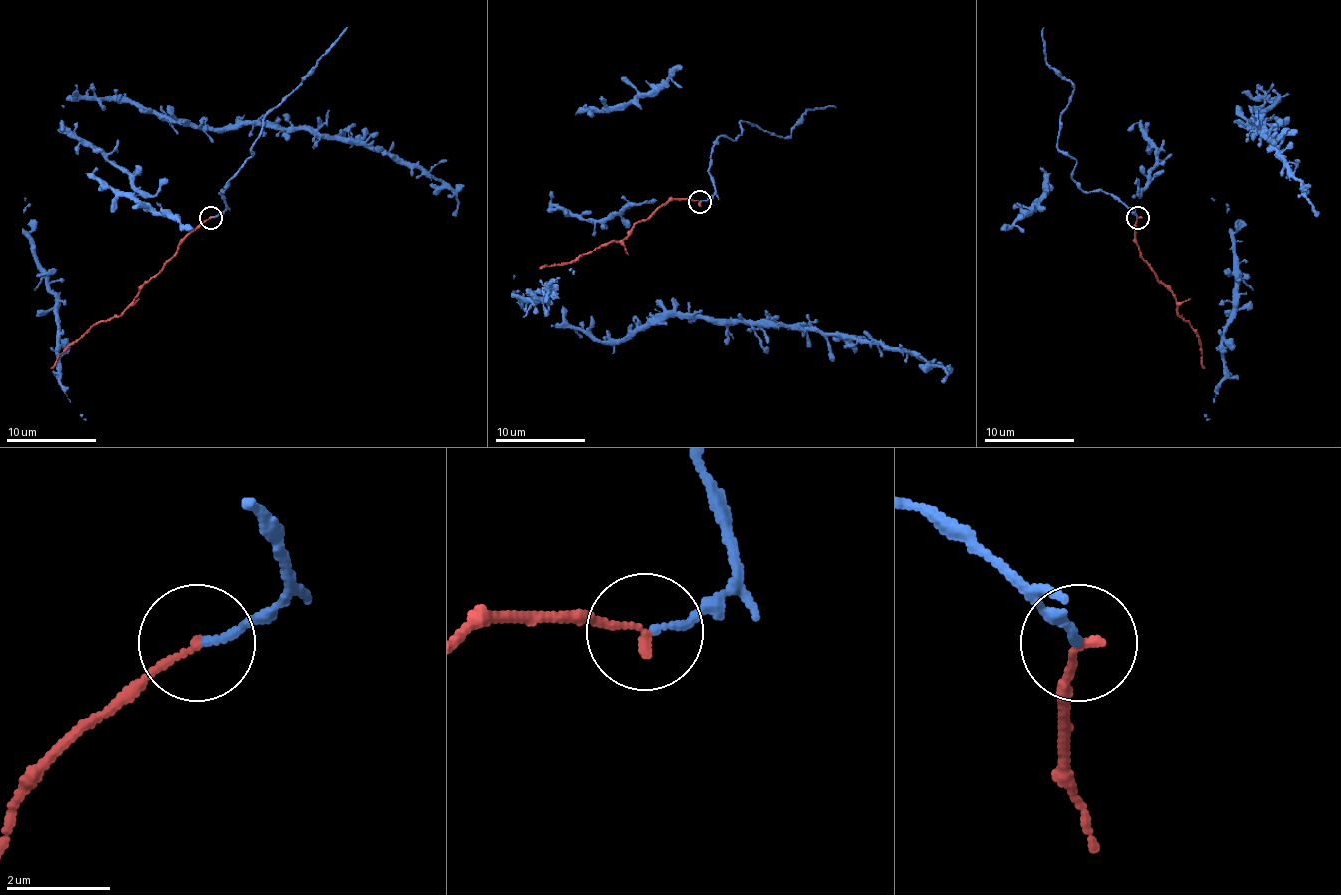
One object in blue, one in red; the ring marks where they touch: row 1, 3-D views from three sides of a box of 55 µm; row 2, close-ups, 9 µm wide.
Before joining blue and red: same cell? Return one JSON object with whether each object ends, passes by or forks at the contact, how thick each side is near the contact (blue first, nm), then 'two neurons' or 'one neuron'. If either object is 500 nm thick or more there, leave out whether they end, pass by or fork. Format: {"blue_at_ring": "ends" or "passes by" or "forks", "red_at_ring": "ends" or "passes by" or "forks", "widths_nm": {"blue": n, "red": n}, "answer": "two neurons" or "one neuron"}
{"blue_at_ring": "ends", "red_at_ring": "ends", "widths_nm": {"blue": 150, "red": 170}, "answer": "one neuron"}

